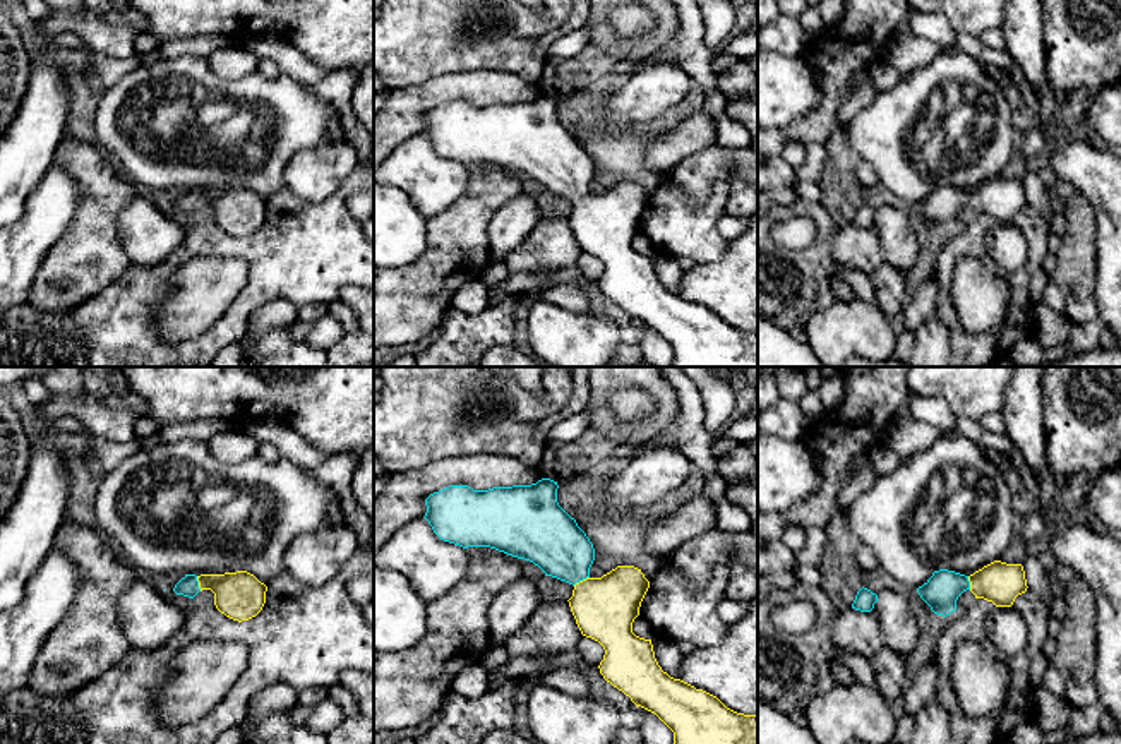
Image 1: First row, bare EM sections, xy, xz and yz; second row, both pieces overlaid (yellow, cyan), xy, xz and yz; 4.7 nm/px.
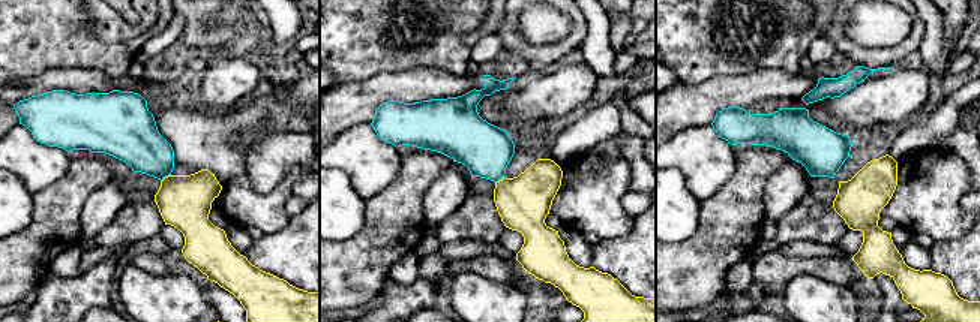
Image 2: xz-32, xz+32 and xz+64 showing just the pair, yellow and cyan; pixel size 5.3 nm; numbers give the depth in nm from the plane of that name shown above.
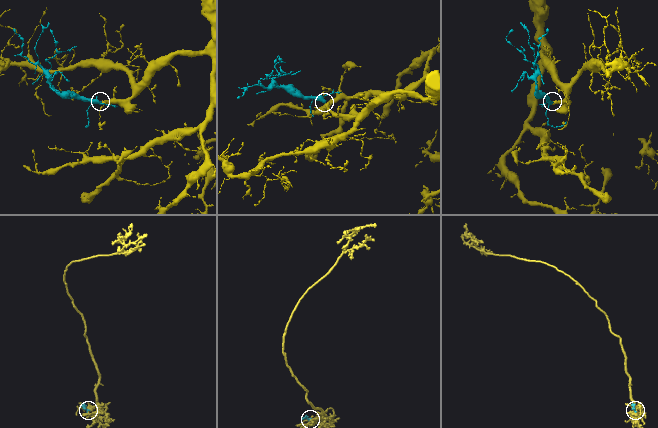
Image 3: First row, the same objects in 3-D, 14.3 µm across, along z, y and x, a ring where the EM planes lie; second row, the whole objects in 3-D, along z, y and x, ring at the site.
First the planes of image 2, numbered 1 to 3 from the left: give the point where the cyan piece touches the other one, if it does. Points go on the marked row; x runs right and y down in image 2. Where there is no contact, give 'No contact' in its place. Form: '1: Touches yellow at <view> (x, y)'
1: Touches yellow at xz-32 (165, 177)
2: Touches yellow at xz+32 (502, 178)
3: No contact

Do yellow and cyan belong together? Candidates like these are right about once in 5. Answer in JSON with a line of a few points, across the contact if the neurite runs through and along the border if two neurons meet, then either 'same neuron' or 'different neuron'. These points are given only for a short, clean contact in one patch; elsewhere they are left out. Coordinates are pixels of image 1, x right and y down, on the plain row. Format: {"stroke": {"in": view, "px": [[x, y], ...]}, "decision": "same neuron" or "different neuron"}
{"stroke": {"in": "xz", "px": [[605, 223], [580, 198], [568, 172], [551, 155]]}, "decision": "same neuron"}

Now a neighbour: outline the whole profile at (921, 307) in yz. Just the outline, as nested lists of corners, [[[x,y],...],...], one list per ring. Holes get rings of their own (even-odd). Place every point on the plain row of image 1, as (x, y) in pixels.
[[[936,273],[926,278],[917,291],[910,295],[907,307],[903,309],[905,329],[917,331],[931,317],[934,317],[938,302],[938,279]]]

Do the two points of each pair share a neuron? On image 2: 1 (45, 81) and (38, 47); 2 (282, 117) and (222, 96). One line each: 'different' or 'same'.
1: different
2: different

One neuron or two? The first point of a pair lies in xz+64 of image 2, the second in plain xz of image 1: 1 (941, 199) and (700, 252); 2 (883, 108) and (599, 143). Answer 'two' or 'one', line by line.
1: one
2: two

